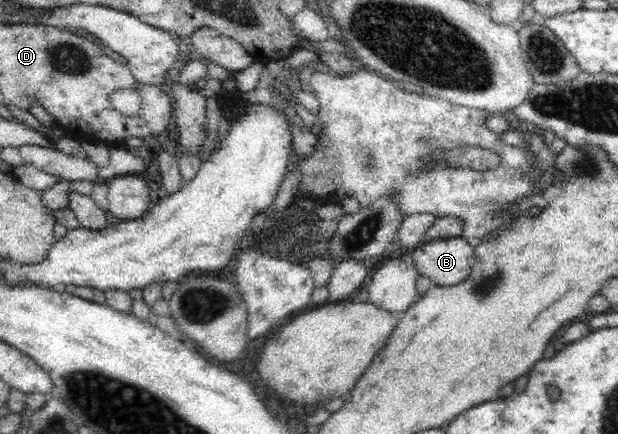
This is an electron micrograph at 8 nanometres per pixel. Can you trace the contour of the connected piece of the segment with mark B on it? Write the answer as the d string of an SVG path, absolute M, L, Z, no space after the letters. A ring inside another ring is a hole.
M457 237L421 244L410 252L409 258L413 261L418 276L427 277L434 286L447 288L460 285L469 278L475 263L474 251L474 247Z

